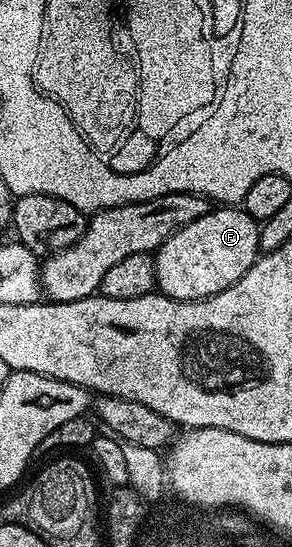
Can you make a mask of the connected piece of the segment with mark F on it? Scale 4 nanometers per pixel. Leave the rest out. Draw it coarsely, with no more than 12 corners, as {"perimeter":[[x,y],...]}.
{"perimeter":[[217,206],[153,256],[156,291],[202,300],[261,252],[258,221]]}

